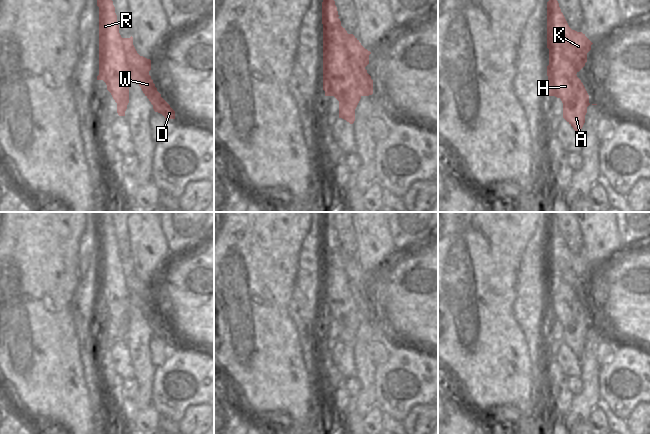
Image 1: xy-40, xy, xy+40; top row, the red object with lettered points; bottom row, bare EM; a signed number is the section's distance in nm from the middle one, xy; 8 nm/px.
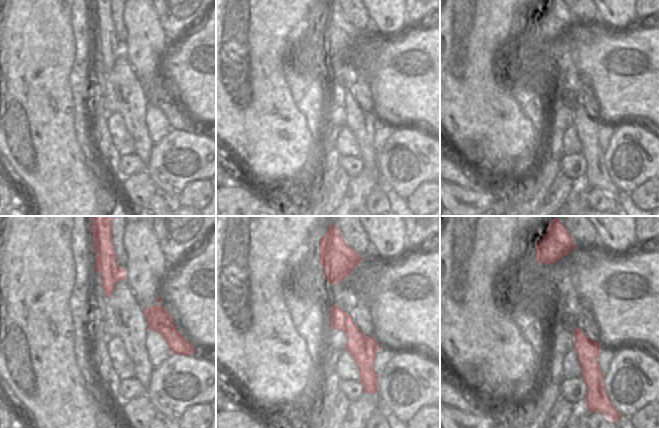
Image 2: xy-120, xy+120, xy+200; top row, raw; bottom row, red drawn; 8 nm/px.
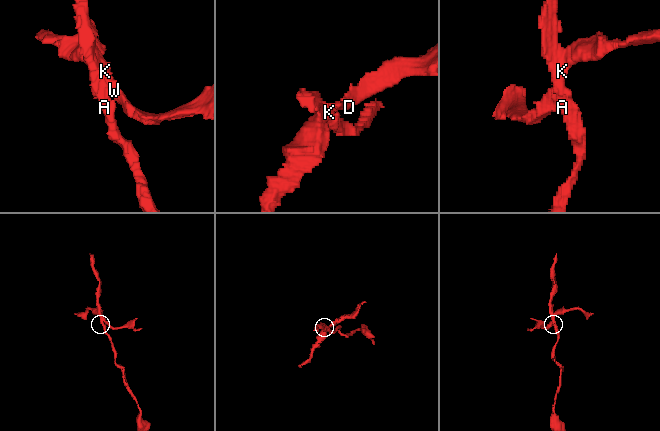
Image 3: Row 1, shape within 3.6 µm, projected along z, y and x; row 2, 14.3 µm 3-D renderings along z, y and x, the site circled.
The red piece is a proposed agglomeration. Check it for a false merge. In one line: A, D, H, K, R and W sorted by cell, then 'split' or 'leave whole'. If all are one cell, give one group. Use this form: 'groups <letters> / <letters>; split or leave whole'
groups A H R / D K W; split

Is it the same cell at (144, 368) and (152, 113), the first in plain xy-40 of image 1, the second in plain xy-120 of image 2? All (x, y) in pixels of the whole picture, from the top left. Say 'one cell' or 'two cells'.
two cells

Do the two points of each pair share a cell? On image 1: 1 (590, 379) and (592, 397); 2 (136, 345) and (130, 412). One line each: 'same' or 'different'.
1: same
2: same

